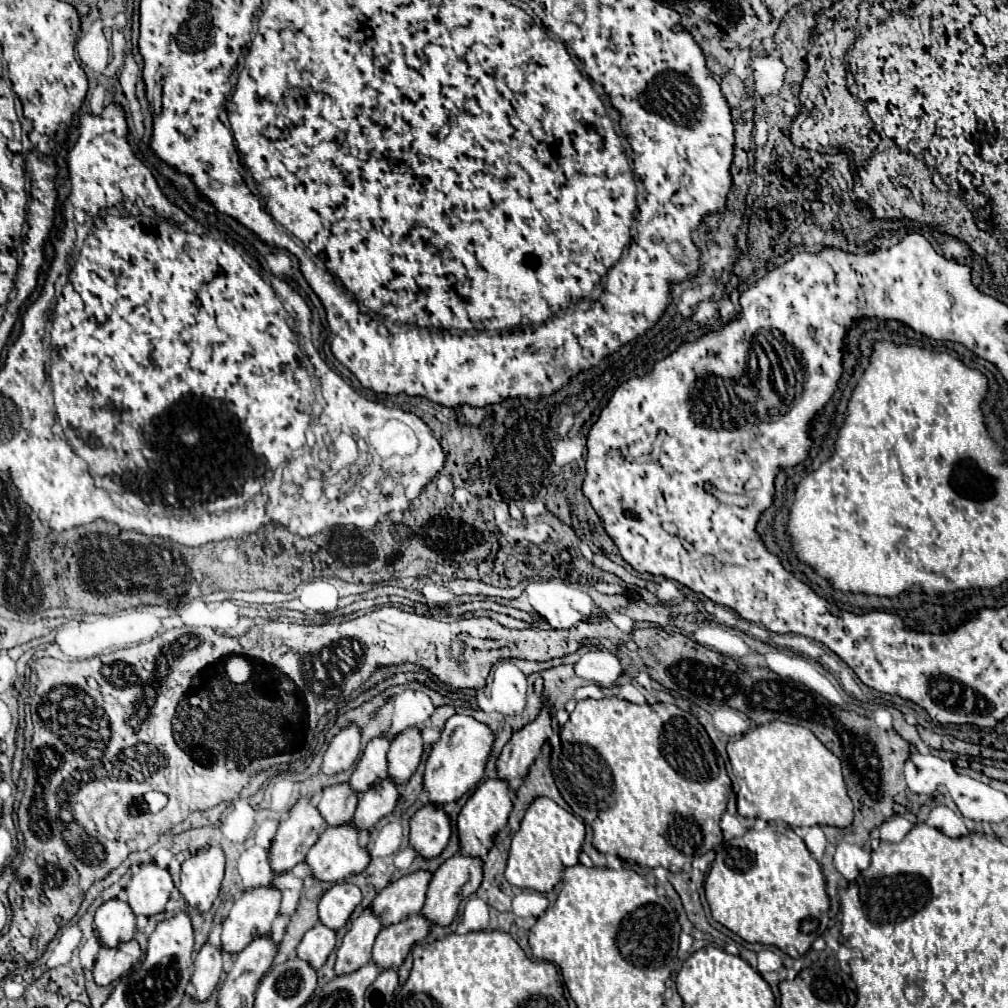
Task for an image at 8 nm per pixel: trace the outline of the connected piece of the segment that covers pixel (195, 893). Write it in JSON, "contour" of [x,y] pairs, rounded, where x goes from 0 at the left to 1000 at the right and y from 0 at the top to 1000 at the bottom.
{"contour":[[[219,838],[203,840],[197,846],[191,846],[180,858],[180,888],[188,900],[197,900],[205,904],[217,888],[221,874],[223,846]]]}

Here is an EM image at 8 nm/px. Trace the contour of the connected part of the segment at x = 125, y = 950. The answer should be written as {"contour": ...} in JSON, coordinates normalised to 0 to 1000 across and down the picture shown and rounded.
{"contour":[[[134,932],[126,936],[118,936],[116,939],[100,939],[98,949],[92,957],[92,969],[96,977],[108,977],[110,973],[122,969],[136,953],[140,941]]]}

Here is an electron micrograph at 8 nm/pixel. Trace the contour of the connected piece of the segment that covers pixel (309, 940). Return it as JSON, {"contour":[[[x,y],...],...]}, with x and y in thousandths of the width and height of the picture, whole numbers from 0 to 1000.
{"contour":[[[314,916],[311,922],[303,926],[301,934],[295,939],[295,947],[307,953],[313,961],[316,961],[324,953],[326,945],[332,941],[332,936],[334,936],[332,924],[320,916]]]}

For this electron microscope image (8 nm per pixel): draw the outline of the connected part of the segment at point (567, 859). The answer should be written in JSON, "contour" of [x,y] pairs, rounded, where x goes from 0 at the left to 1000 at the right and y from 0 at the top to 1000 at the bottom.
{"contour":[[[533,791],[523,803],[517,822],[507,832],[501,872],[517,882],[529,882],[537,886],[549,884],[549,880],[557,874],[559,864],[566,858],[572,858],[580,827],[580,818],[576,813],[555,801],[549,793]]]}

